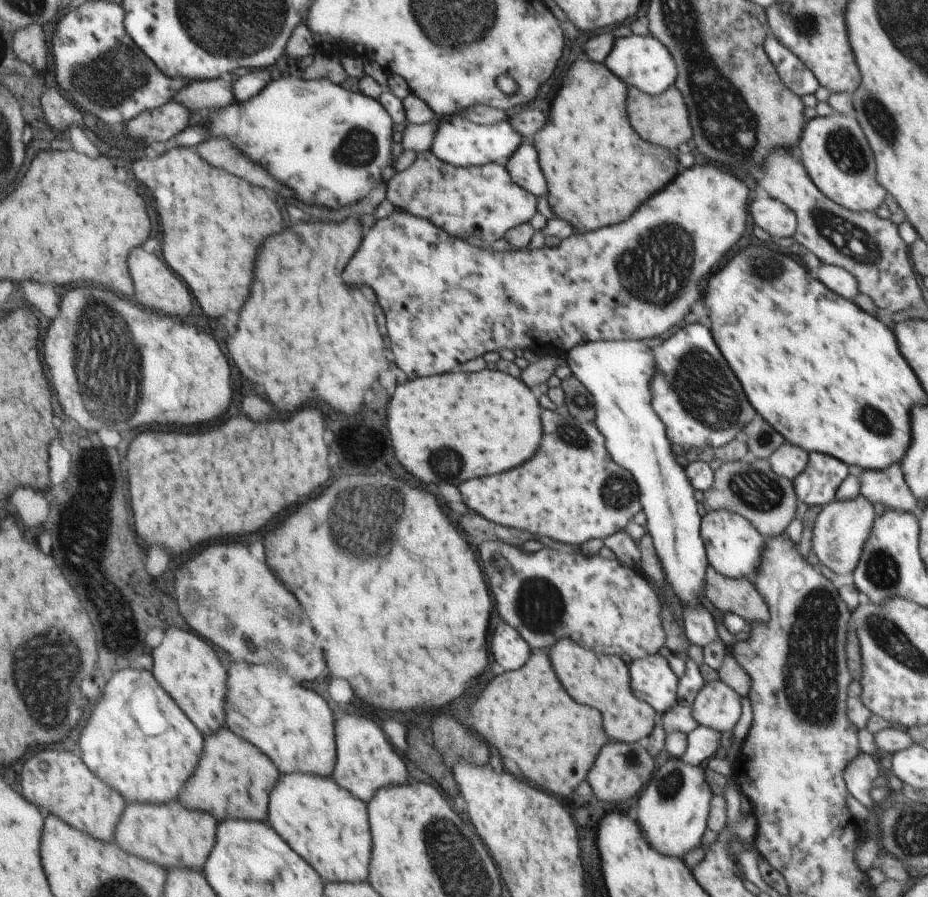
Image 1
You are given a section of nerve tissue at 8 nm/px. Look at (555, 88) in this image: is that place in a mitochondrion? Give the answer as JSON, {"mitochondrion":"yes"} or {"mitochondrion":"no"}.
{"mitochondrion":"no"}

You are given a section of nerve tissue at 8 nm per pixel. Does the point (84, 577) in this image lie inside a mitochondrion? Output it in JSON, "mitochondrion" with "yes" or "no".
{"mitochondrion":"yes"}

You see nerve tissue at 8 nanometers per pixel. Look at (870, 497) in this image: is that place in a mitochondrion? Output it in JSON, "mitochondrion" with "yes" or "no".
{"mitochondrion":"no"}

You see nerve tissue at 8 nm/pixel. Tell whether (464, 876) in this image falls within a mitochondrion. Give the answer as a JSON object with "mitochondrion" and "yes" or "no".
{"mitochondrion":"yes"}

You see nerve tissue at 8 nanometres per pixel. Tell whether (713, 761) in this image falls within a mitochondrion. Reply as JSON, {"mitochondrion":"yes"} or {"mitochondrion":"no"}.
{"mitochondrion":"no"}

